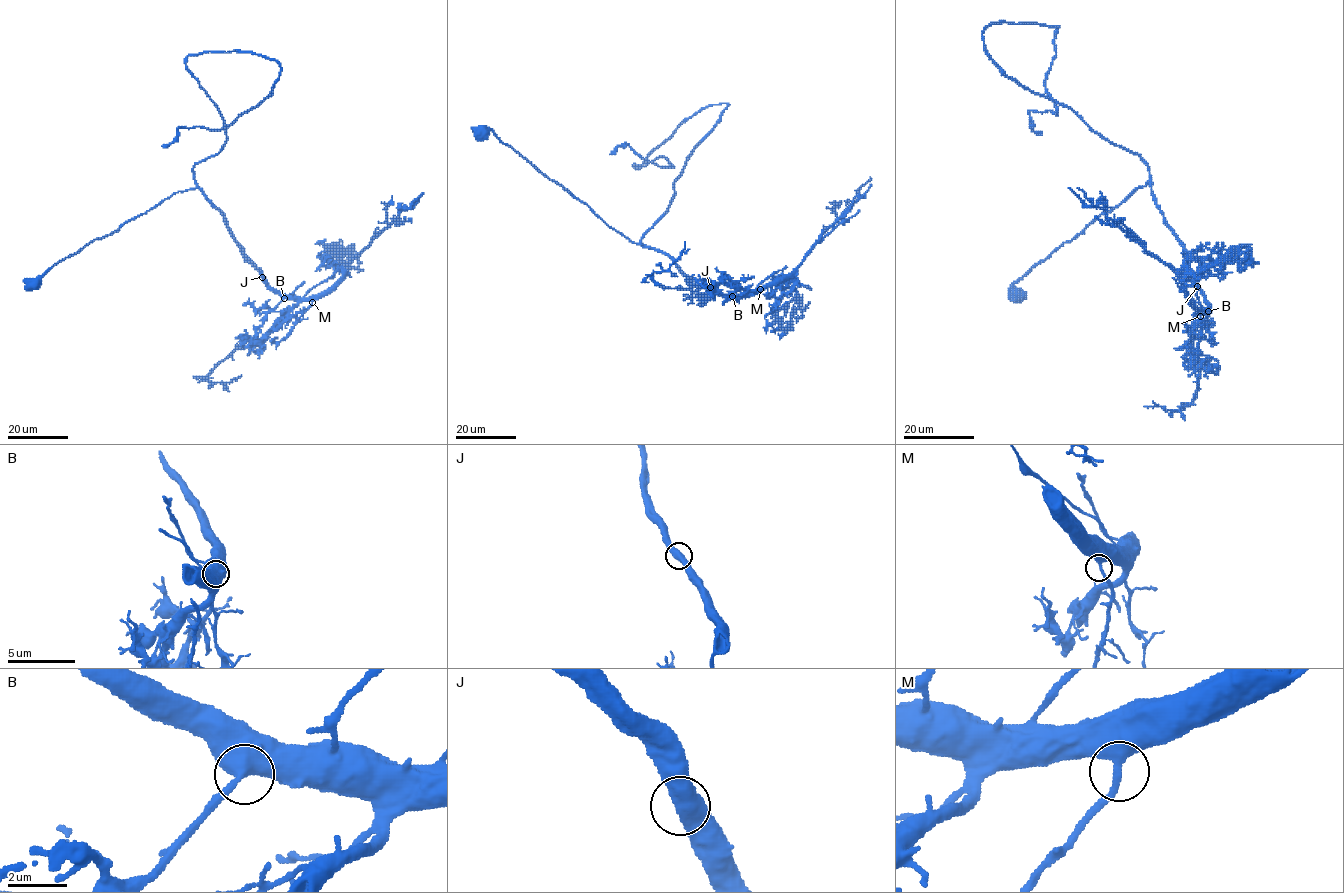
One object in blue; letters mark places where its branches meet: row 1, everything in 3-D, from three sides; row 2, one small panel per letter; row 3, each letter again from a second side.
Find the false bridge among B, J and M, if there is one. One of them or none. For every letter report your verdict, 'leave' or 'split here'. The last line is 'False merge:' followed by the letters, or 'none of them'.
B: leave
J: leave
M: leave
False merge: none of them

